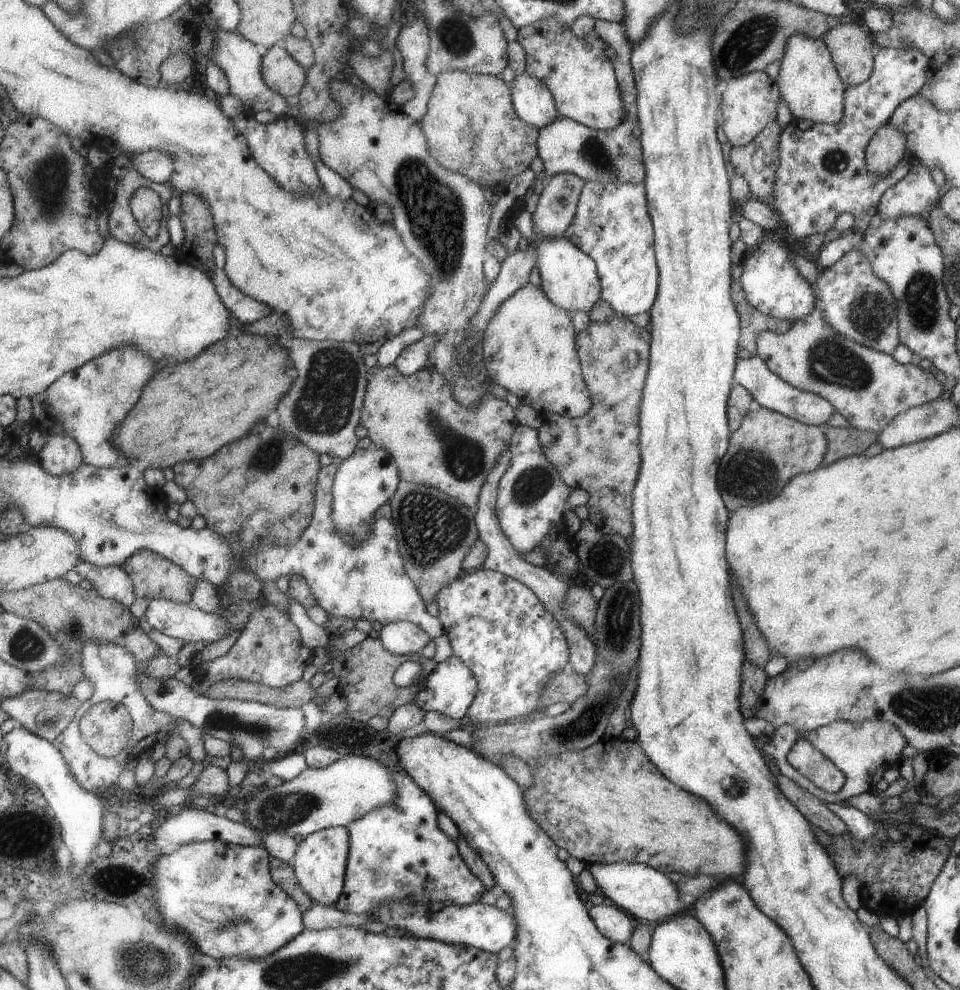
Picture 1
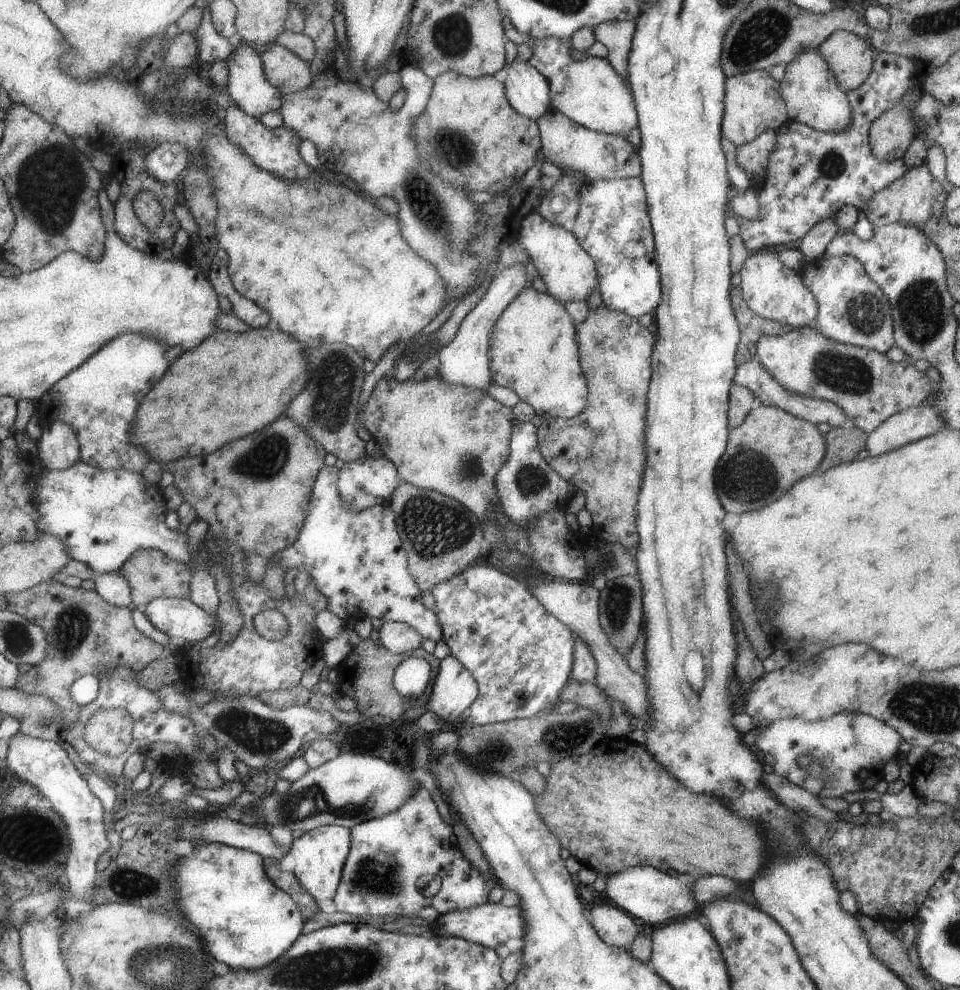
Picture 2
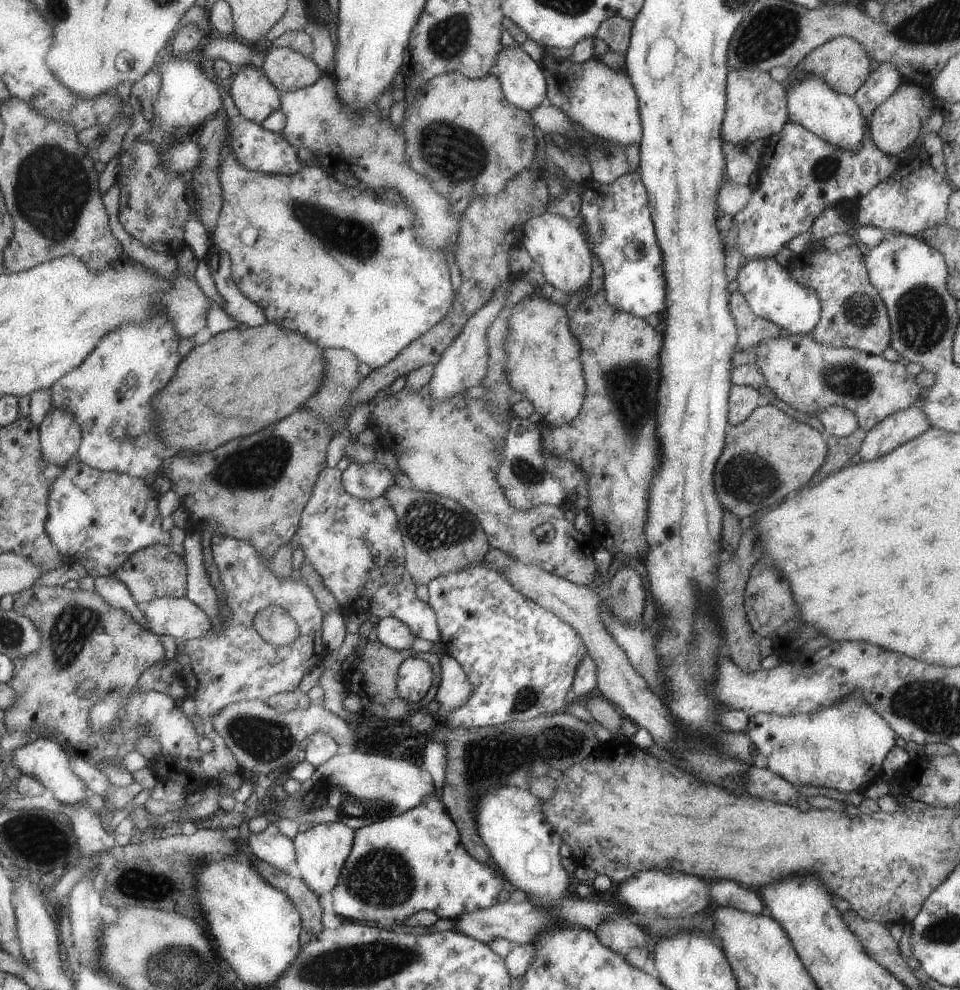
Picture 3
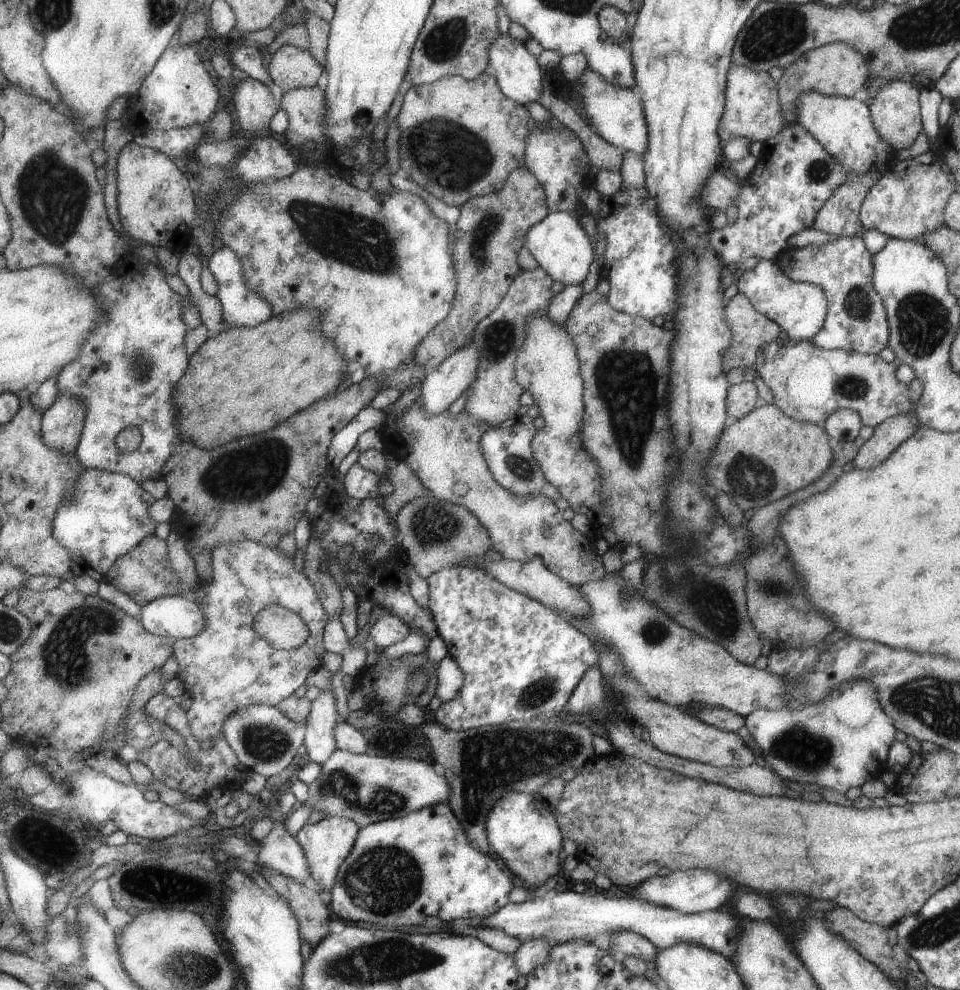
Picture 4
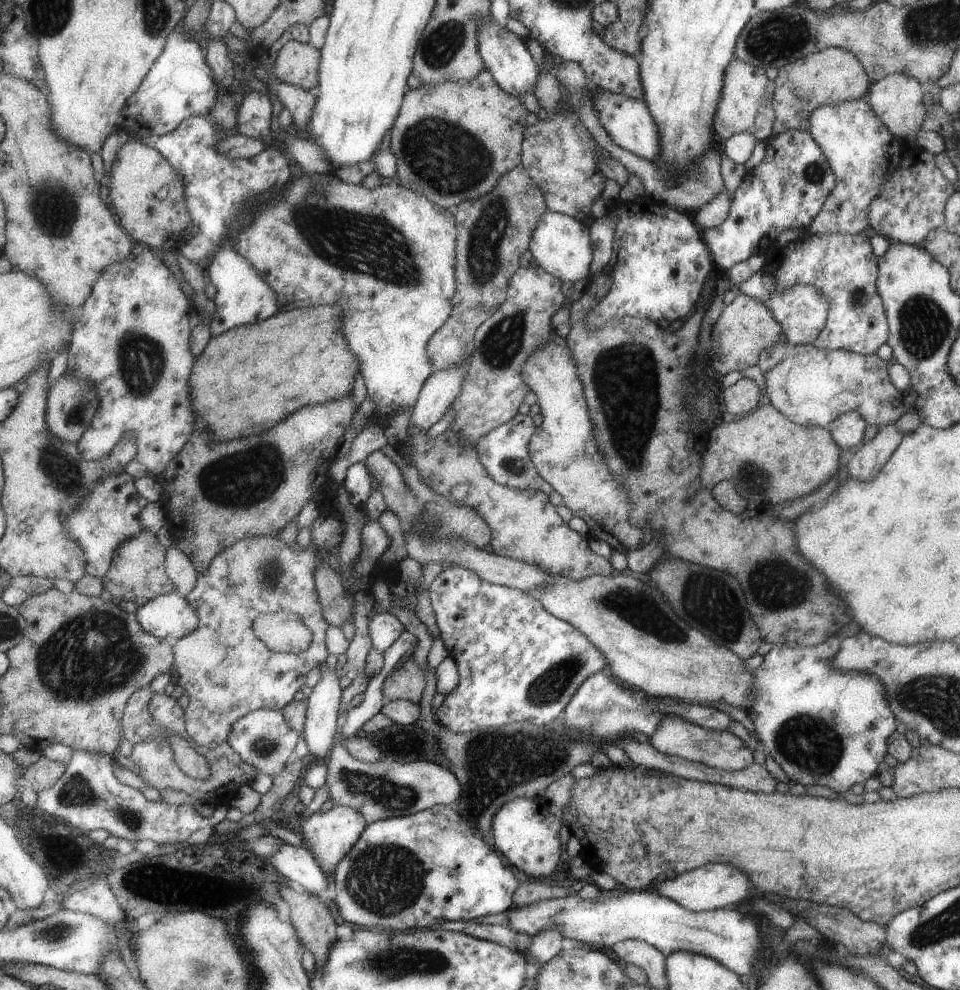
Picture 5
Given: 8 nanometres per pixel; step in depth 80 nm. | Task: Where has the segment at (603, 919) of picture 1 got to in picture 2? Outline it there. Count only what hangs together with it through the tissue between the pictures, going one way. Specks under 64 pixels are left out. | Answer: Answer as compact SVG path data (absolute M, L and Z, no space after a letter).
M590 905L589 914L597 936L611 948L626 949L635 940L643 926L636 919L630 917L625 911L615 906Z

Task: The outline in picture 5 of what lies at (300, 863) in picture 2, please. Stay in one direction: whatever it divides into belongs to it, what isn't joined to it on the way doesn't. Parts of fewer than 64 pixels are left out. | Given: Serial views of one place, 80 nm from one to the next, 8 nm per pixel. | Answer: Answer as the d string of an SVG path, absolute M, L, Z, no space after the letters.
M333 805L323 813L315 812L301 822L299 834L304 840L303 846L311 852L321 870L330 878L336 870L336 864L348 854L352 846L360 838L361 832L367 826L363 816L352 808Z

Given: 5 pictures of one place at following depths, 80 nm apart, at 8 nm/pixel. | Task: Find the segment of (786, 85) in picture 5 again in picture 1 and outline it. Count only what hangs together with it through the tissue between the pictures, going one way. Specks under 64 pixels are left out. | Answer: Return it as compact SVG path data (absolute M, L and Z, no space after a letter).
M856 23L836 24L821 37L845 86L869 78L878 46L873 46L869 34L861 26Z

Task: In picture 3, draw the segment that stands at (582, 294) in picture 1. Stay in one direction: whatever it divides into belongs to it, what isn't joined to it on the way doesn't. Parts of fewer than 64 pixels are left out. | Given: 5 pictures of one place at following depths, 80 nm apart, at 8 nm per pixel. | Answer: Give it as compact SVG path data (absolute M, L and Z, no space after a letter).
M545 212L541 216L529 219L524 224L522 246L532 259L533 266L543 273L543 280L551 284L557 293L571 295L587 286L591 278L591 252L581 238L579 230L563 220L565 216Z

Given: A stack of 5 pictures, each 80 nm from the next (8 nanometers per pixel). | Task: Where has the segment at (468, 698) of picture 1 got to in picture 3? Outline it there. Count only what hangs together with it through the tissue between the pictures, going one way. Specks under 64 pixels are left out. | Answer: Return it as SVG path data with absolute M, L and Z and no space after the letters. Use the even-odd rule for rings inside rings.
M444 653L440 657L440 667L441 681L434 698L439 708L433 714L437 720L449 714L453 708L459 708L465 702L465 698L469 698L469 682L461 666ZM411 657L403 660L398 668L397 694L399 698L406 702L418 702L425 696L430 686L432 673L429 664Z

